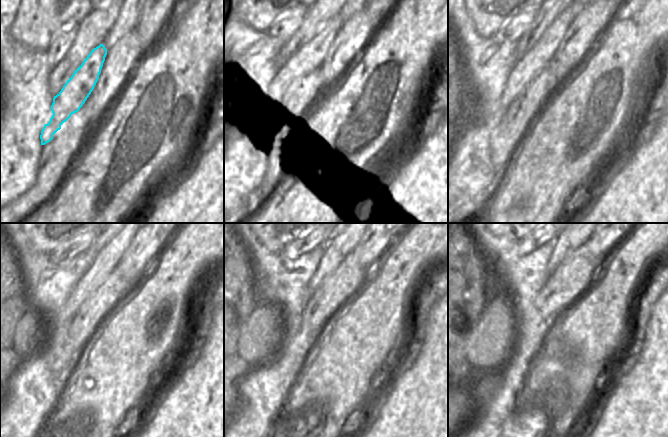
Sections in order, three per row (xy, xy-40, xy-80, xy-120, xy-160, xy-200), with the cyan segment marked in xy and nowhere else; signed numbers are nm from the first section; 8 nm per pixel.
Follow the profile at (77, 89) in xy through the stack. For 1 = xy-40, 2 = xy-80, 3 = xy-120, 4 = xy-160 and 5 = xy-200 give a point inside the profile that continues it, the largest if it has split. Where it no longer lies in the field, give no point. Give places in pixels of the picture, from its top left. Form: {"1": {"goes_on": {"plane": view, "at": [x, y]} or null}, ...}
{"1": {"goes_on": {"plane": "xy-40", "at": [310, 57]}}, "2": {"goes_on": {"plane": "xy-80", "at": [532, 62]}}, "3": {"goes_on": {"plane": "xy-120", "at": [105, 262]}}, "4": {"goes_on": {"plane": "xy-160", "at": [337, 249]}}, "5": {"goes_on": {"plane": "xy-200", "at": [565, 243]}}}

